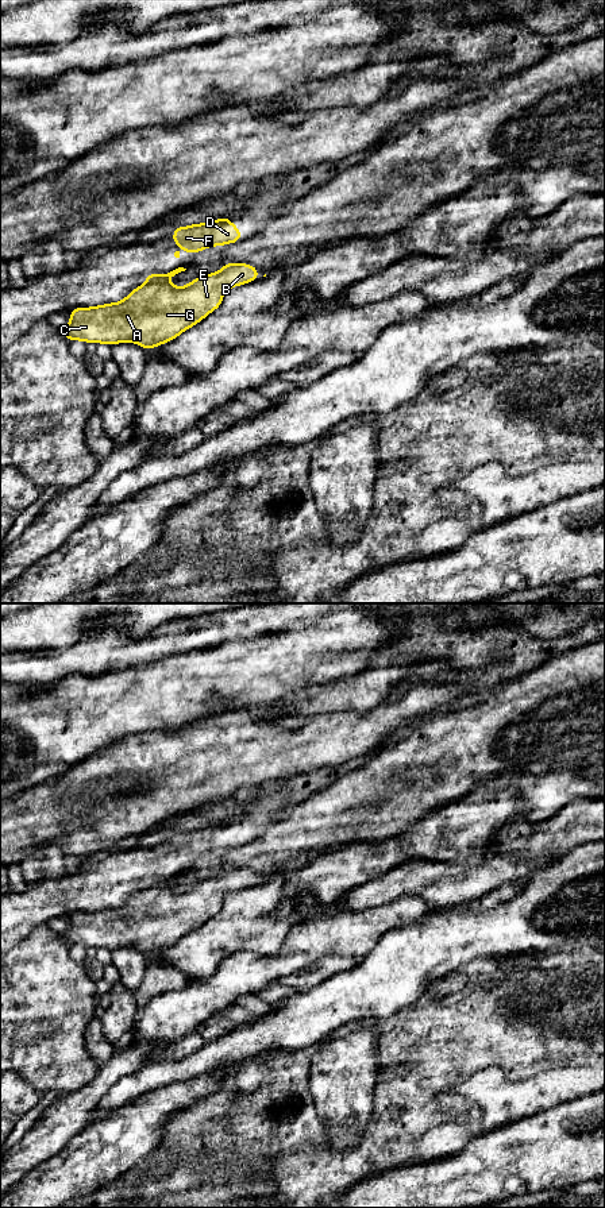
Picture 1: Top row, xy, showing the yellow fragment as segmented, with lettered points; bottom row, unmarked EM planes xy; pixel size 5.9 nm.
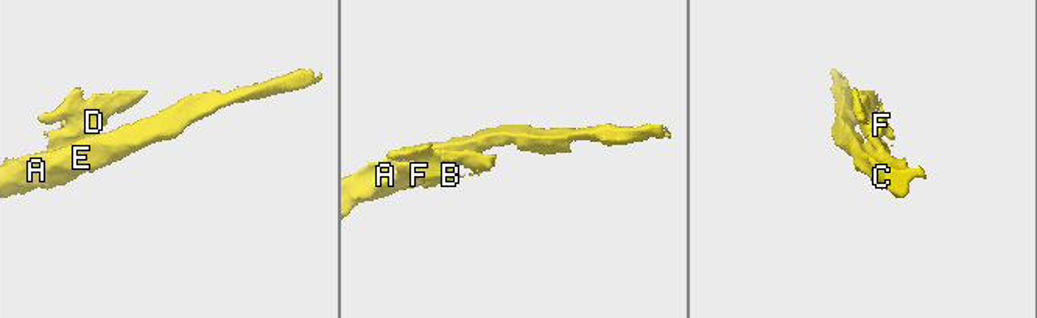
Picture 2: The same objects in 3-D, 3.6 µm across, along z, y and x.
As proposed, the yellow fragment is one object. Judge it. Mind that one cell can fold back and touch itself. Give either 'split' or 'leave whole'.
split

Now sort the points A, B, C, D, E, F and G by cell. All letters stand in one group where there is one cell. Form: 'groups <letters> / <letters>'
groups A B C E G / D F

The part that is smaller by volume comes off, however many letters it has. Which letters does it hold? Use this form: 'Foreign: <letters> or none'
Foreign: D, F

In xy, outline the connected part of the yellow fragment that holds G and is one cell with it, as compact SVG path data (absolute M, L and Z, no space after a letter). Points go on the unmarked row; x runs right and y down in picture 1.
M226 868L221 875L199 881L189 889L177 892L167 884L144 888L134 894L123 906L92 912L74 912L70 915L70 927L61 934L68 945L85 948L107 948L115 950L132 946L144 954L158 952L174 945L184 935L200 927L221 910L224 896L257 885L259 875L247 868Z

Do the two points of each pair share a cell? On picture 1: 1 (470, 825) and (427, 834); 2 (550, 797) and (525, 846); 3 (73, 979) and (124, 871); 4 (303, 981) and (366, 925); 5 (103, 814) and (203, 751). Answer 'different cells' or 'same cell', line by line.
1: same cell
2: different cells
3: different cells
4: different cells
5: same cell

